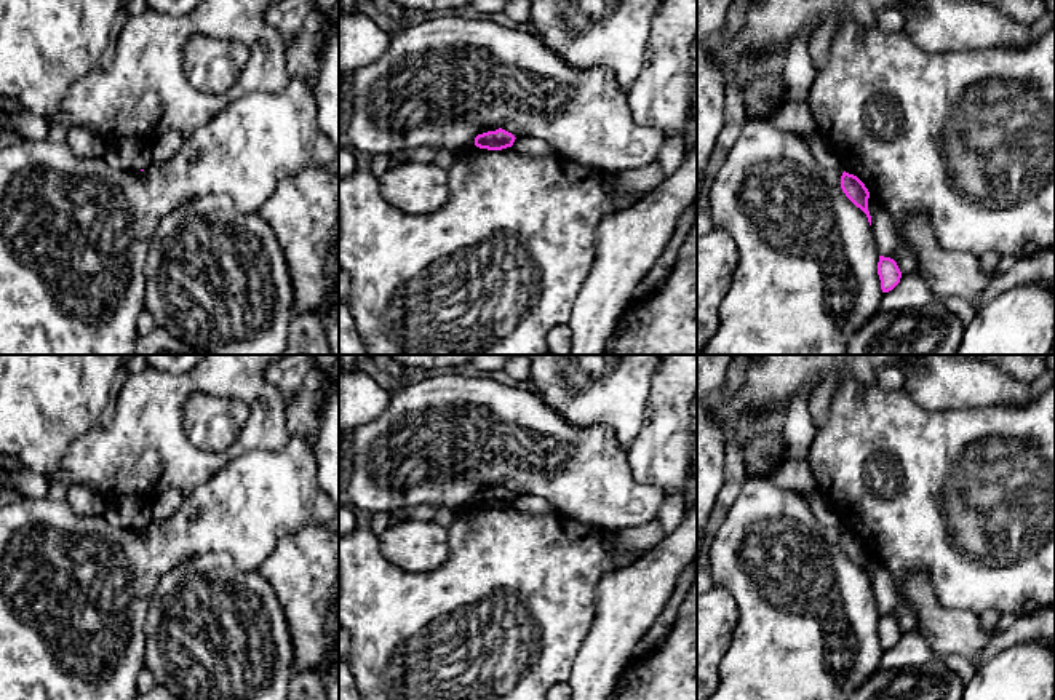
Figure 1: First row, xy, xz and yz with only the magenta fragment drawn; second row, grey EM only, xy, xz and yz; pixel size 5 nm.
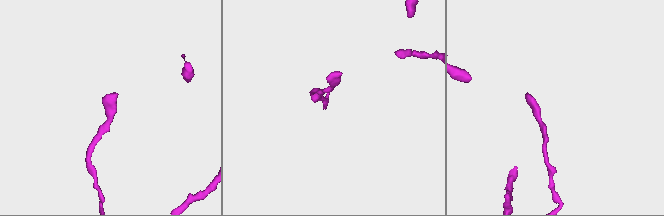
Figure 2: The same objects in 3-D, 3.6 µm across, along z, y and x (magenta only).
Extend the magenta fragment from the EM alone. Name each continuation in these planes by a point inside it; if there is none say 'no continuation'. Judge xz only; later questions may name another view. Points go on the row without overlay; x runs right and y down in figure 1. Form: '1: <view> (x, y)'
no continuation

